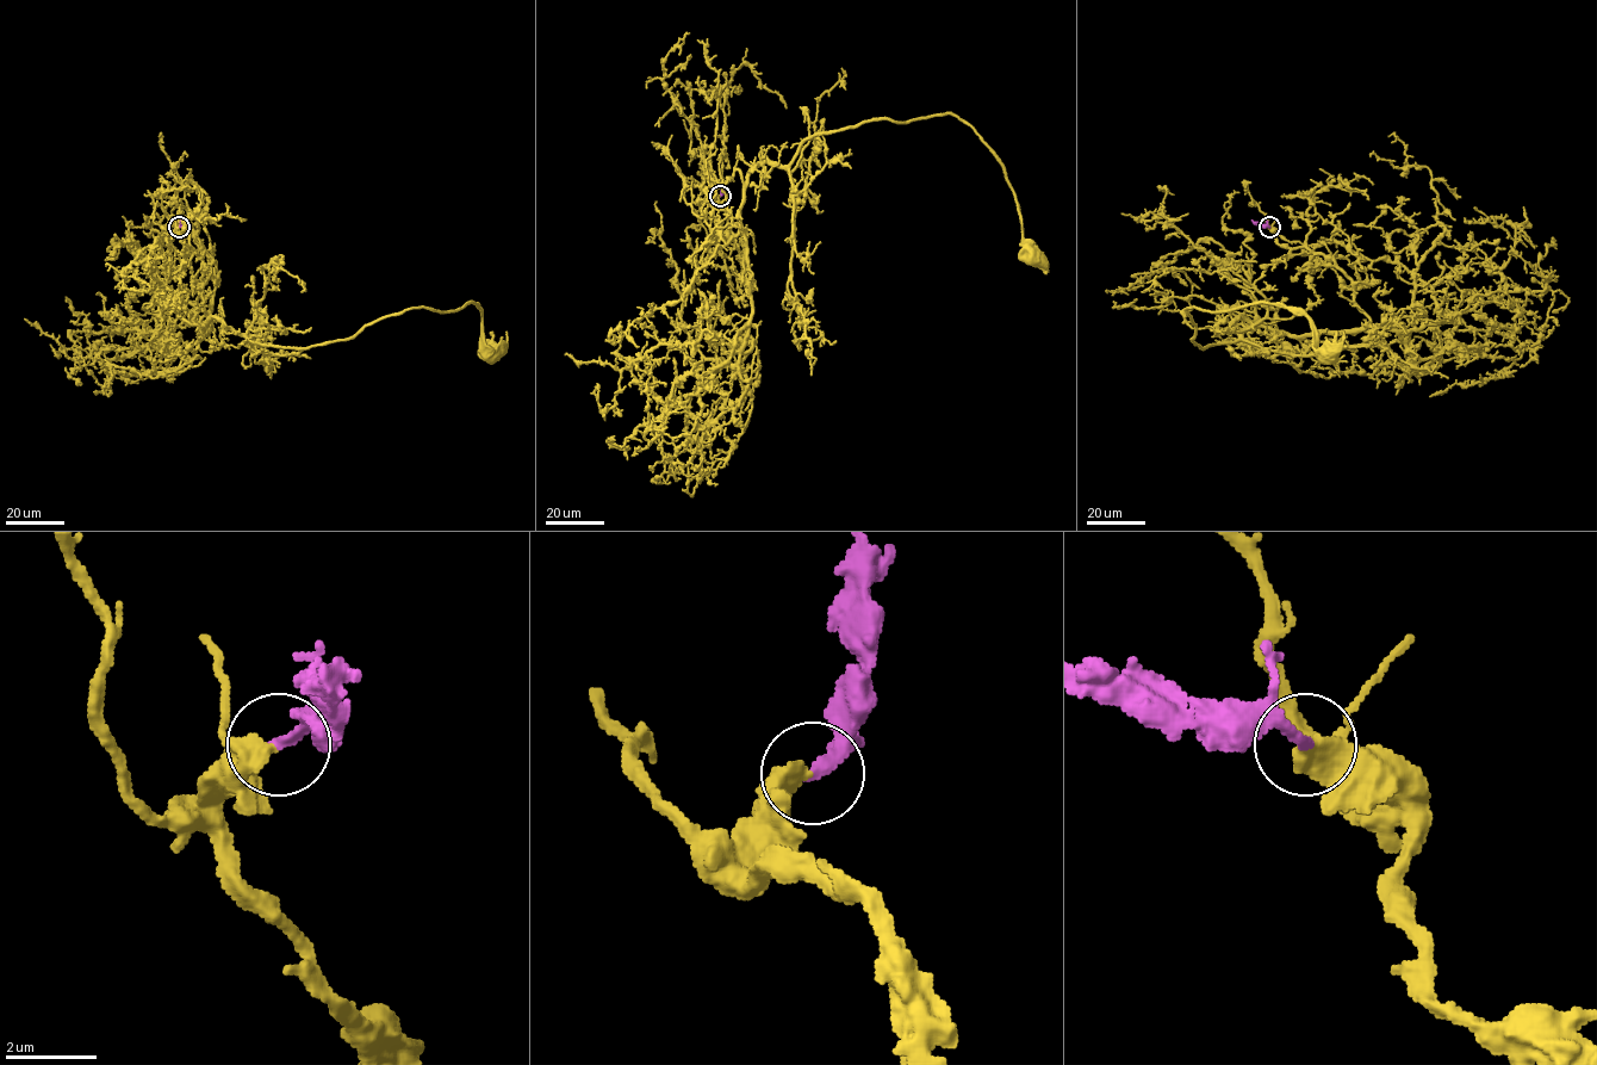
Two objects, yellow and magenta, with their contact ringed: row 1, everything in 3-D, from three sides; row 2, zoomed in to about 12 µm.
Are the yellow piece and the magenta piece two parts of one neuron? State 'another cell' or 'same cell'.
same cell

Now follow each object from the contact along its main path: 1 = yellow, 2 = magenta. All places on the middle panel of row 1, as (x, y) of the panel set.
1: (720, 196), (750, 297), (739, 208), (754, 167), (788, 165), (816, 135), (952, 113), (1002, 167), (1032, 255)
2: (720, 196), (721, 178)

